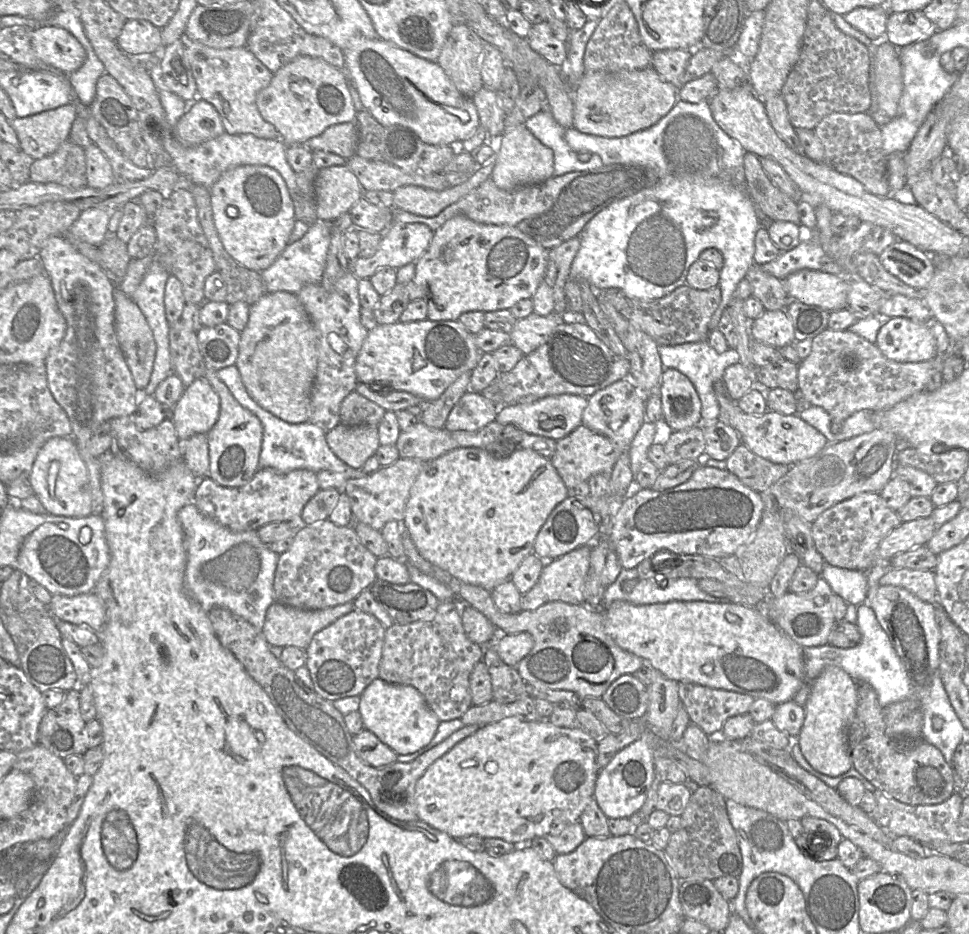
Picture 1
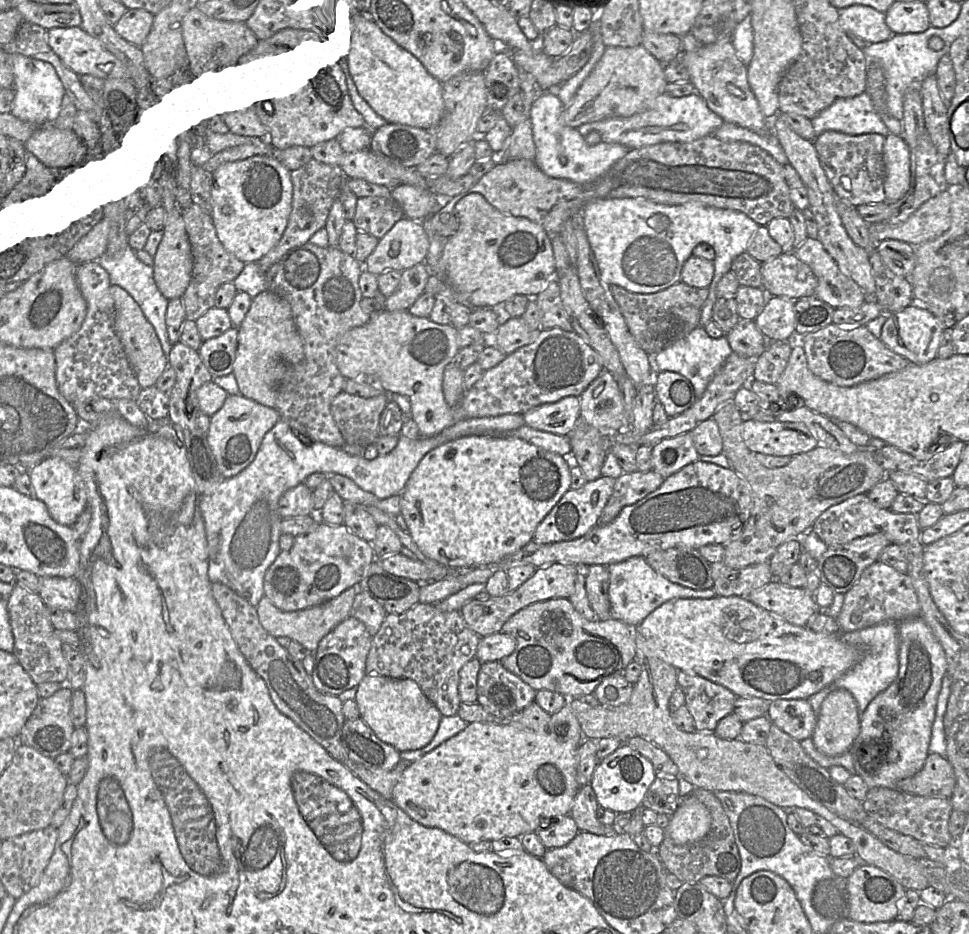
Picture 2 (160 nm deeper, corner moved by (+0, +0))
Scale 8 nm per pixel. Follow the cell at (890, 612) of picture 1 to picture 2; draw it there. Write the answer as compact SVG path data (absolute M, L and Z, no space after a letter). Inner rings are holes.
M920 617L904 620L897 626L898 676L871 700L861 715L860 732L849 749L855 772L868 788L895 788L898 781L923 768L929 754L937 697L947 672L945 652Z

